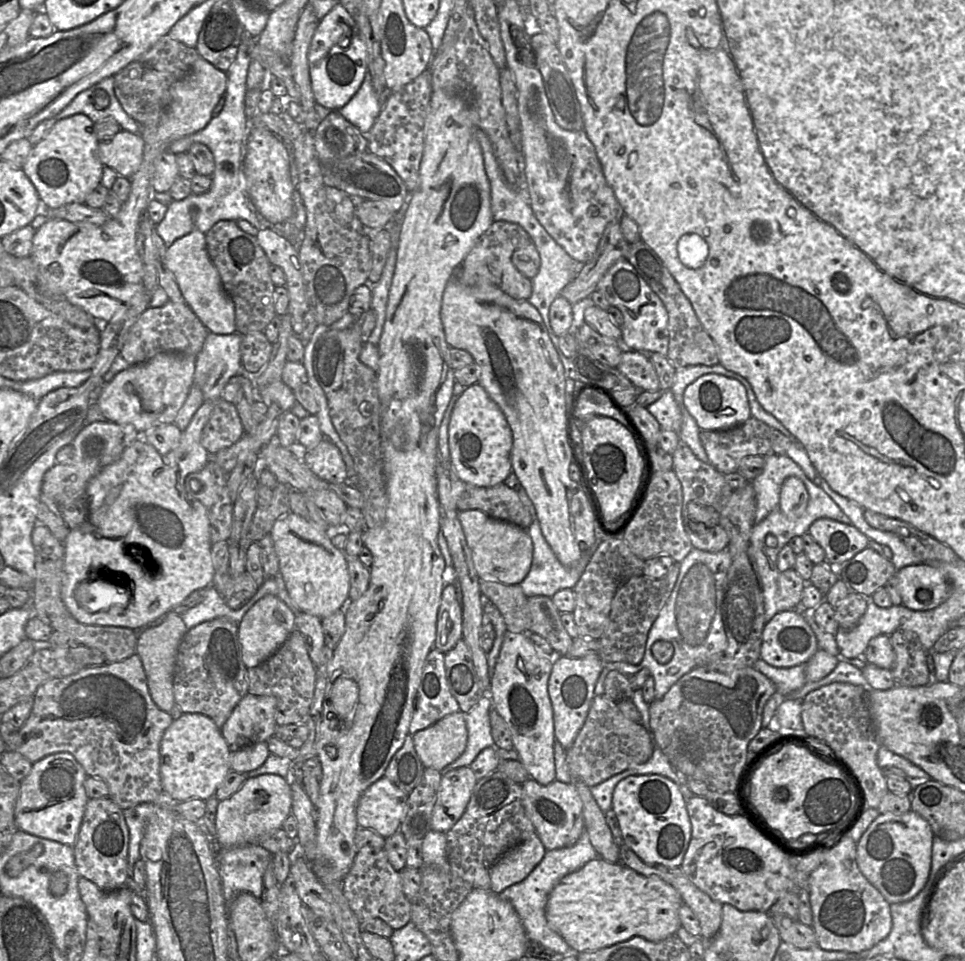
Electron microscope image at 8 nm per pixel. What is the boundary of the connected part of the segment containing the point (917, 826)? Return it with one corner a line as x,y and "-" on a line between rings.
913,810
903,814
880,813
856,843
858,867
889,904
909,901
929,879
933,838
928,821

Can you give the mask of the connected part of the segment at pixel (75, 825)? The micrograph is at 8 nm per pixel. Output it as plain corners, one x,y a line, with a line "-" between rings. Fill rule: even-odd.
68,752
50,754
33,763
30,773
20,782
20,792
15,805
15,824
18,830
47,838
73,847
89,800
84,781
87,774
82,765

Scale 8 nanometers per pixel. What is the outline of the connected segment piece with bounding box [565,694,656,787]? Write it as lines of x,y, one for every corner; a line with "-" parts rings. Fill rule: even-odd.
595,695
585,722
572,746
566,750
566,765
572,781
593,787
627,769
647,762
654,751
654,737
640,723
626,718
606,695

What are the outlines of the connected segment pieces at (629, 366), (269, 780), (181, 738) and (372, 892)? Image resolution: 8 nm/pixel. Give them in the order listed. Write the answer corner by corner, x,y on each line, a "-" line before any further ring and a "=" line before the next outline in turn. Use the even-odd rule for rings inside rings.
624,349
617,369
624,374
634,386
644,391
657,391
660,382
649,355
=
263,774
247,778
232,796
219,801
215,820
216,848
230,848
255,843
270,831
281,829
291,814
291,779
275,774
=
183,713
166,729
160,743
160,778
164,799
170,803
208,800
232,770
231,755
220,729
211,718
200,713
=
363,847
357,852
350,871
343,879
343,893
360,923
380,918
398,930
411,921
411,904
403,892
401,874
392,867
384,849

